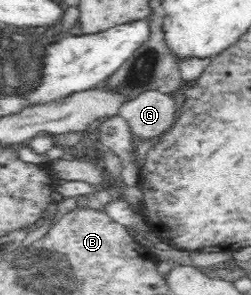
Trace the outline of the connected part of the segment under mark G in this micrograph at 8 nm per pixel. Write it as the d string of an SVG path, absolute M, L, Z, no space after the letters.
M149 90L120 106L120 116L133 136L157 138L175 122L175 102L171 95Z

